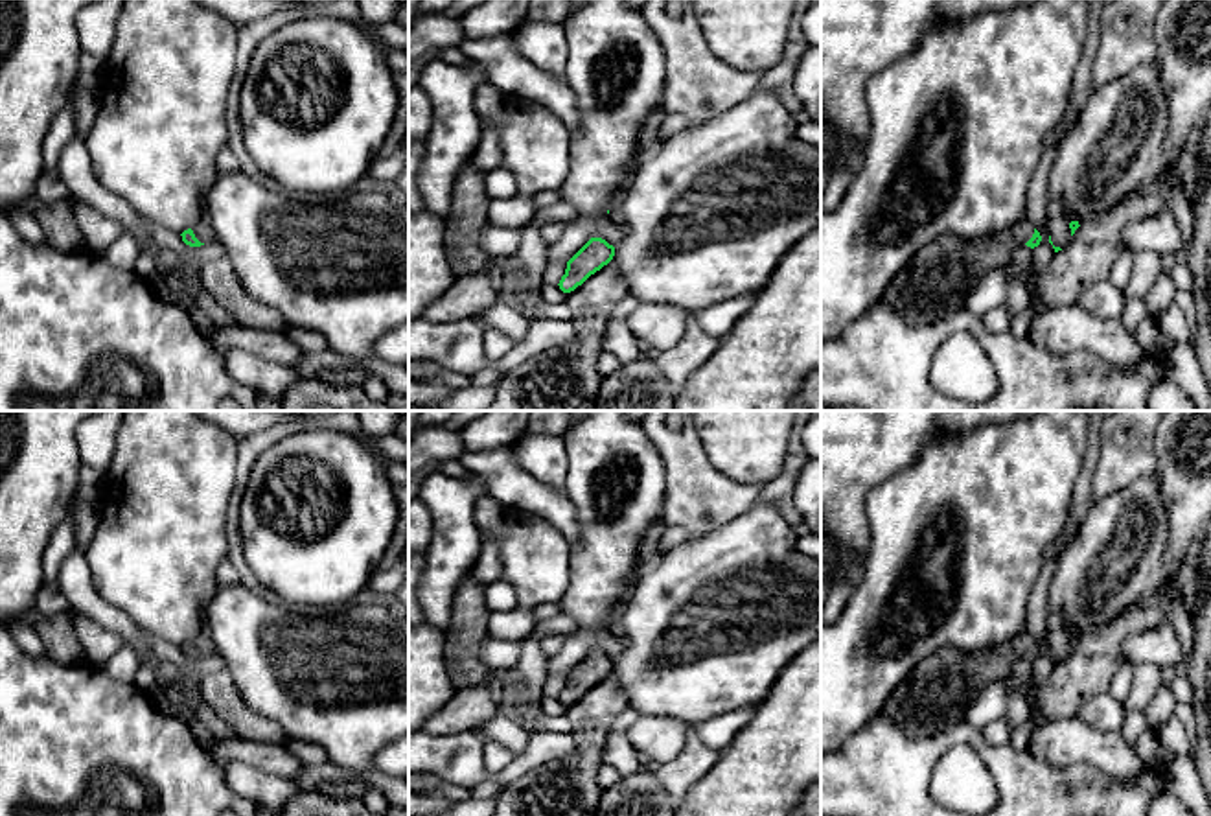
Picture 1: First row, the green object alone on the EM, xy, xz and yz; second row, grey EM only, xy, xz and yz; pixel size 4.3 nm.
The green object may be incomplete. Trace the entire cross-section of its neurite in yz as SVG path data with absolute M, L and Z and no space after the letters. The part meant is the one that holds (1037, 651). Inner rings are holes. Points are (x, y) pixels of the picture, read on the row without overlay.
M1027 632L974 652L942 647L911 670L878 717L894 720L915 739L933 737L964 722L970 702L992 682L1005 680L1016 661L1034 661L1040 654Z

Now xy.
M201 632L193 641L184 643L180 648L190 659L201 659L204 656L215 654L215 647L208 632Z

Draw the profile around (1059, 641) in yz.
M1047 628L1047 643L1055 659L1066 661L1071 654L1069 634L1064 628Z

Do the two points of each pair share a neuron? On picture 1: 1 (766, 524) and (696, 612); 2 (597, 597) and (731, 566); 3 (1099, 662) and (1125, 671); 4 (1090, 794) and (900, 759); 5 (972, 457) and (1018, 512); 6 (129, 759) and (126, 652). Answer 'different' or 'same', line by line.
1: same
2: different
3: different
4: same
5: same
6: different

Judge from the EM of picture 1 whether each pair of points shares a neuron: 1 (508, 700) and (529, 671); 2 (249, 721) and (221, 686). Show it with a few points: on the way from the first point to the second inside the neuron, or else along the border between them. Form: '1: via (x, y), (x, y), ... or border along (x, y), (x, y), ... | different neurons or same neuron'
1: via (516, 693), (527, 678) | same neuron
2: via (240, 711), (223, 695) | same neuron

